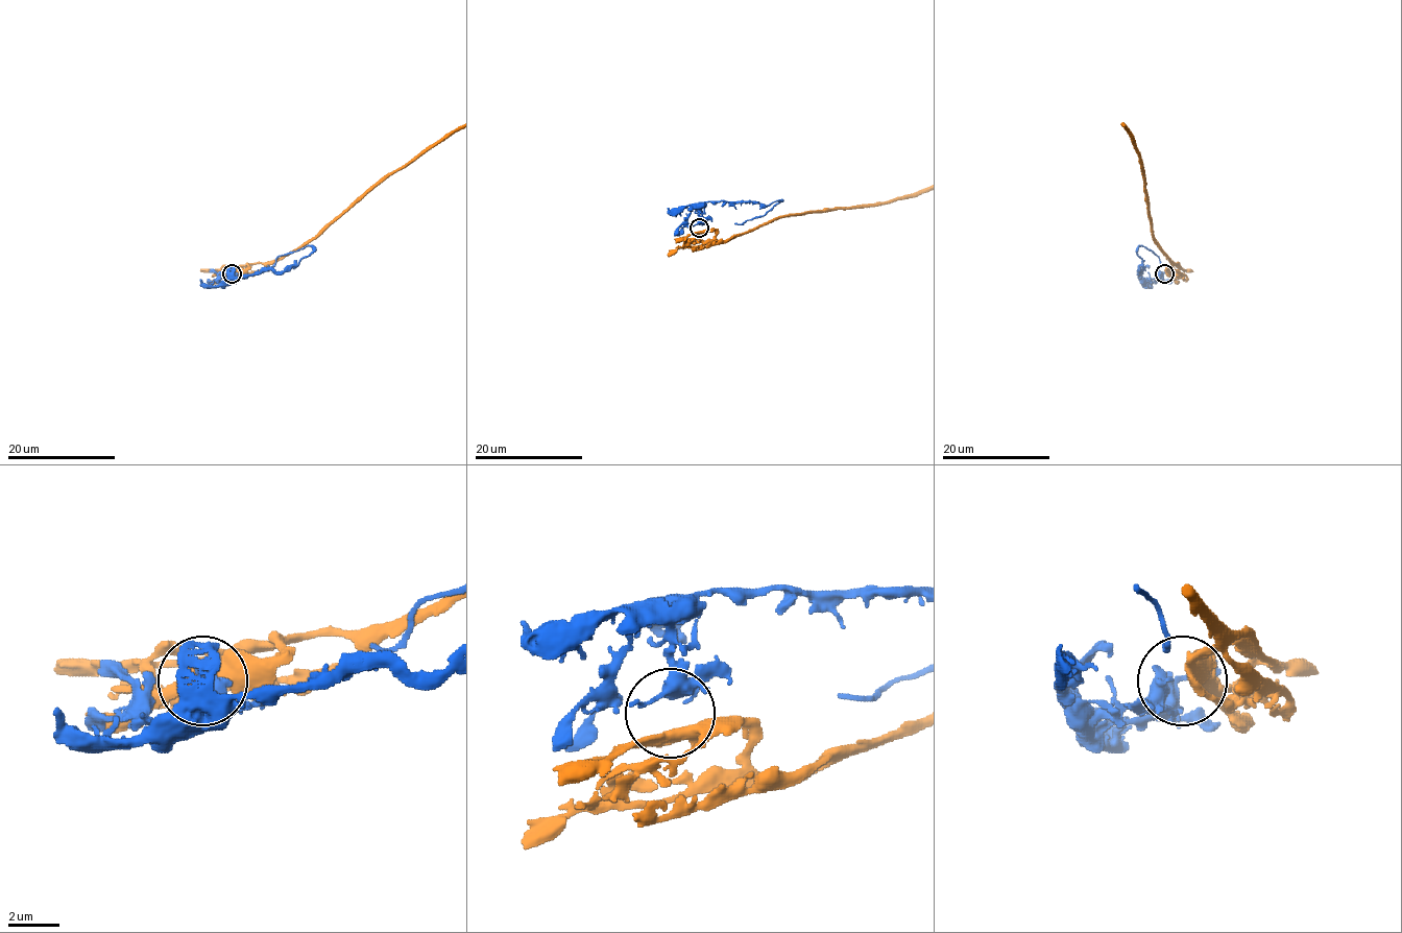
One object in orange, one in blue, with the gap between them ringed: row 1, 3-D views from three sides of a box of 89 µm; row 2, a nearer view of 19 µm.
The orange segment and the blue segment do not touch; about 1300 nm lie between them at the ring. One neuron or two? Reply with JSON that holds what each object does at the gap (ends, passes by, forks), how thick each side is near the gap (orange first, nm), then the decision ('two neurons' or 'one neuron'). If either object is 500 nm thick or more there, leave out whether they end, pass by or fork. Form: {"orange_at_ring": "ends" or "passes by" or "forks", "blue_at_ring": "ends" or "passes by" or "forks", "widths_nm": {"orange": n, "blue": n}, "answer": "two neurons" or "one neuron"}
{"orange_at_ring": "forks", "blue_at_ring": "forks", "widths_nm": {"orange": 440, "blue": 400}, "answer": "two neurons"}

